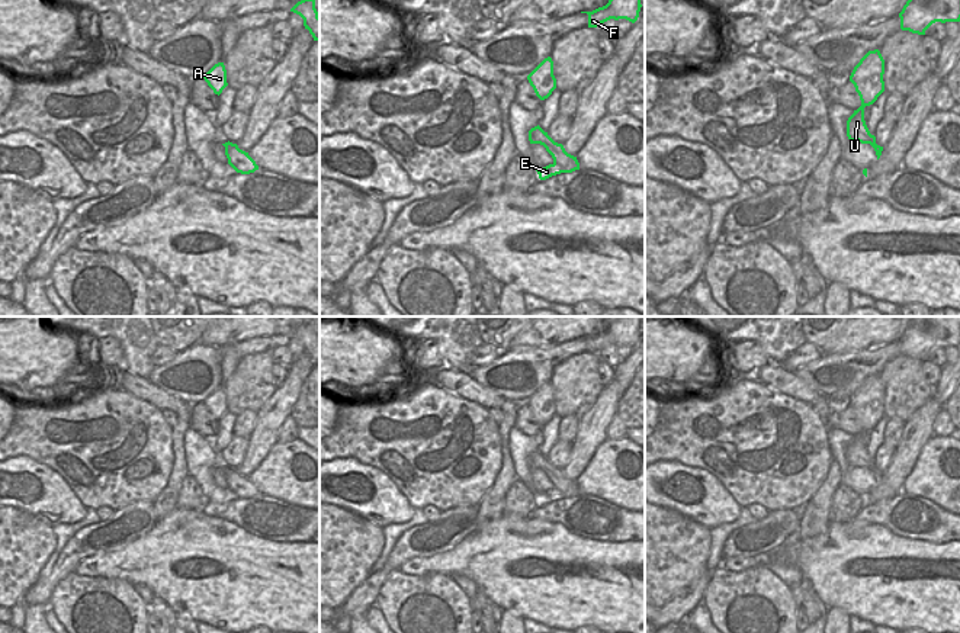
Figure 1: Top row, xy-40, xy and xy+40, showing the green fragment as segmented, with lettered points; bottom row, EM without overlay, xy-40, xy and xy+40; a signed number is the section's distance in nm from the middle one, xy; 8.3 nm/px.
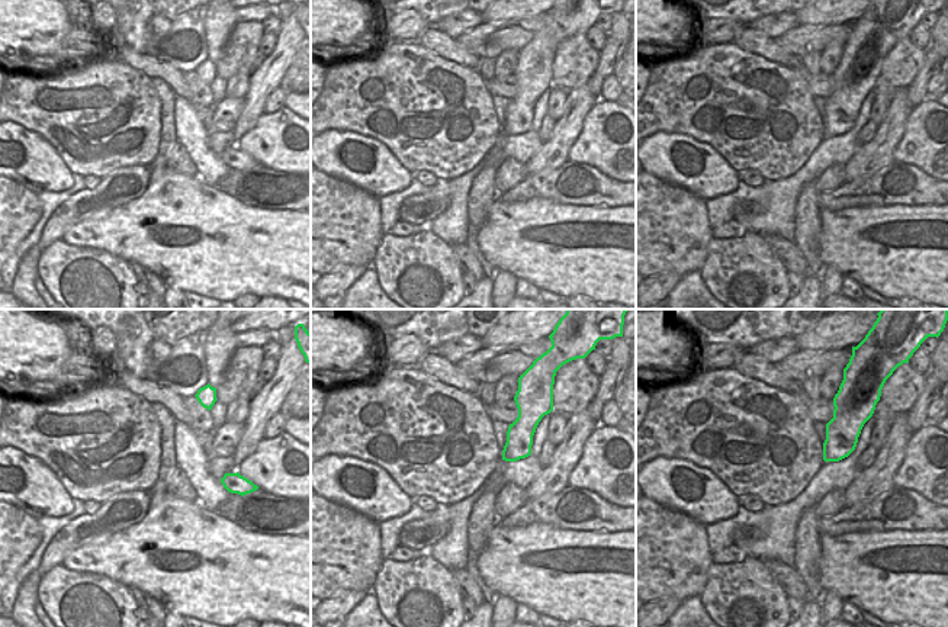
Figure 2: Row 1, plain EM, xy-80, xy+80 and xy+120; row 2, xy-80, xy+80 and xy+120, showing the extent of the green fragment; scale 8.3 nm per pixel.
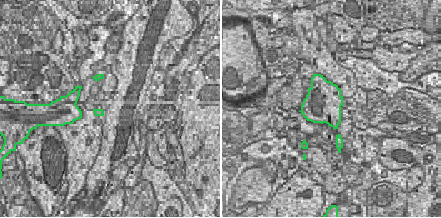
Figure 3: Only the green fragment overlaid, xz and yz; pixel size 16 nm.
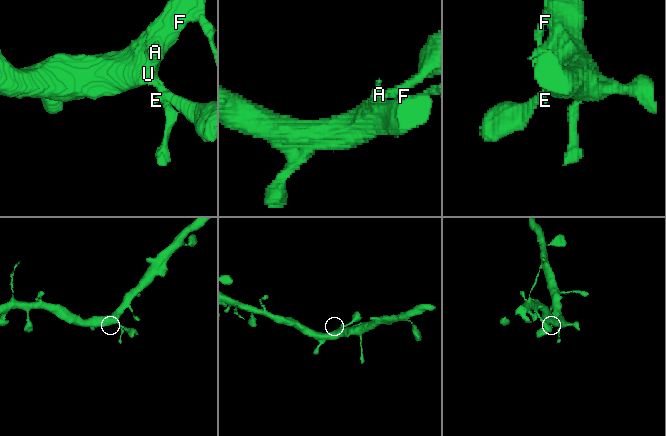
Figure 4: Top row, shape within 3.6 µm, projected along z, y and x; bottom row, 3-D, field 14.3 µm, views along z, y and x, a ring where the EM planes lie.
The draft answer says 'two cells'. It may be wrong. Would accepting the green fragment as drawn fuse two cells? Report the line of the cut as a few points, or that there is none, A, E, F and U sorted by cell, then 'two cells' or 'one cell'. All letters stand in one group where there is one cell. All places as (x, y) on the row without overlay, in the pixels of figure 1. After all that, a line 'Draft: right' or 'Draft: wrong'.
cut none; groups A E F U; one cell
Draft: wrong

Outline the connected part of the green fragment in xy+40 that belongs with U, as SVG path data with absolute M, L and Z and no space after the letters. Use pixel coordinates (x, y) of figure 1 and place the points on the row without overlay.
M879 375L869 376L854 392L850 407L860 421L861 431L847 446L847 462L850 466L870 469L877 481L882 481L883 472L876 469L876 462L870 459L864 446L864 433L873 430L884 417L884 385Z

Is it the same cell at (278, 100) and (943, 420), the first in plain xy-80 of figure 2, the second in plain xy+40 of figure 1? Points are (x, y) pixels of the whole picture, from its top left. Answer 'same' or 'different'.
same

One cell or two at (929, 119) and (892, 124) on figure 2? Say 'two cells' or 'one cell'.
two cells

